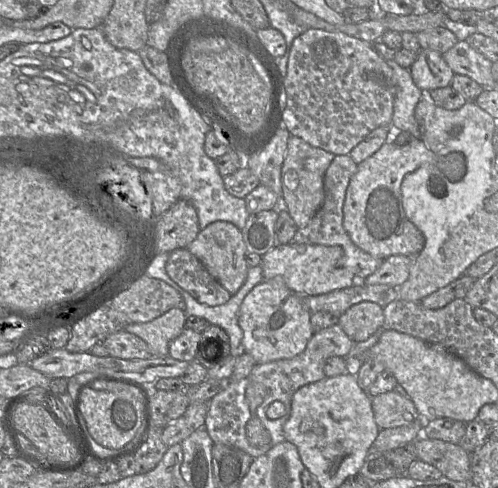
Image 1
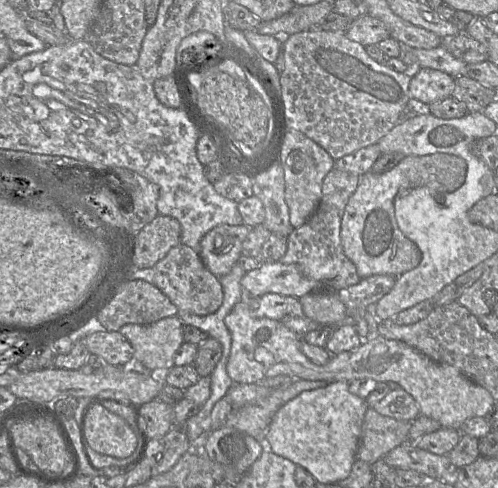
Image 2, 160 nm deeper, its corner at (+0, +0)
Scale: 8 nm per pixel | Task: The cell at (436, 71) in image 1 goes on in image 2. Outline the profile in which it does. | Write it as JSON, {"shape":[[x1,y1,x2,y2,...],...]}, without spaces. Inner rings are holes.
{"shape":[[431,68,412,69,409,85,409,98,429,105,452,96,455,78]]}

